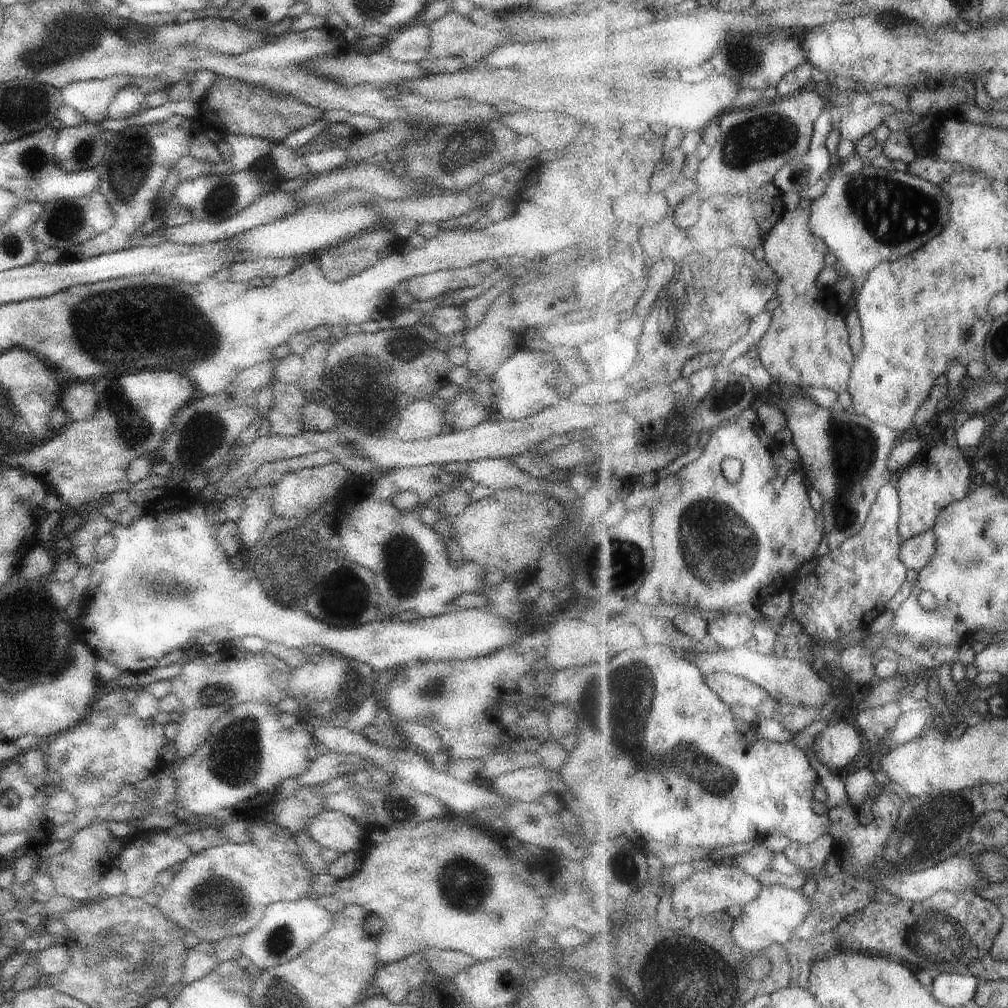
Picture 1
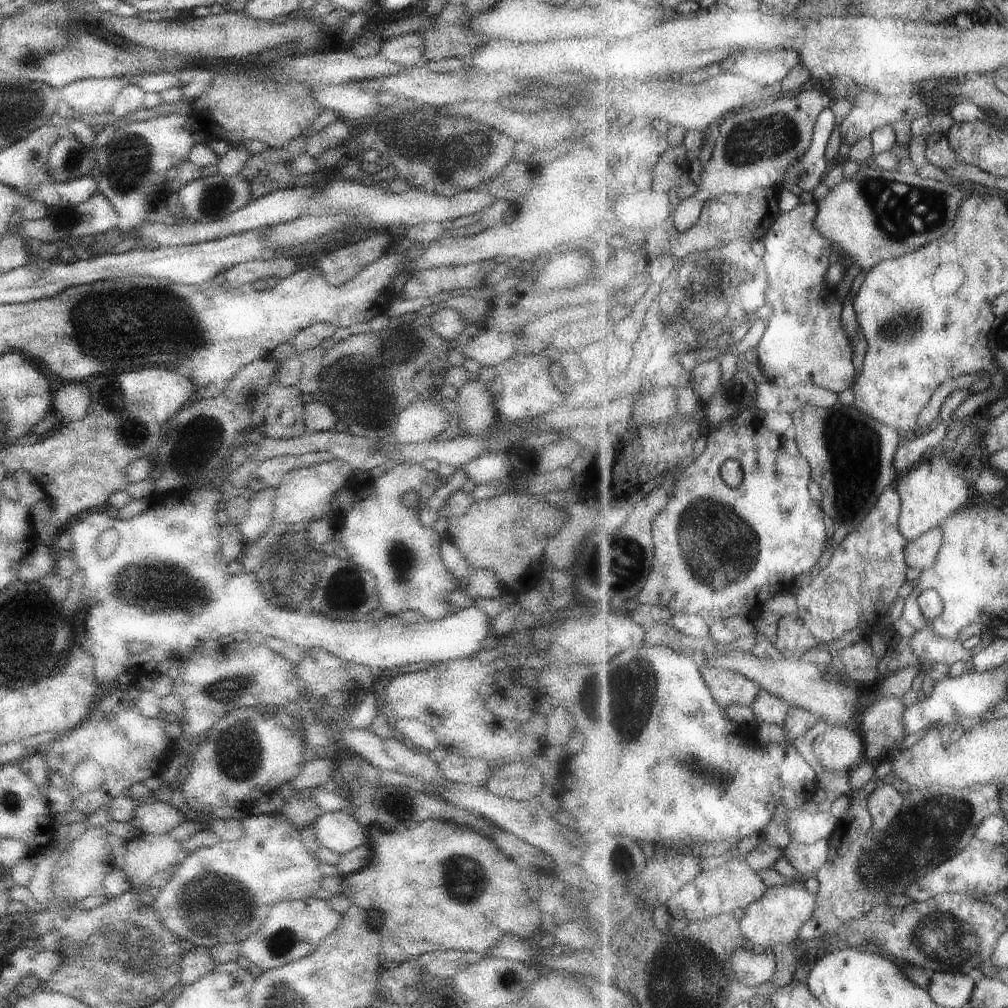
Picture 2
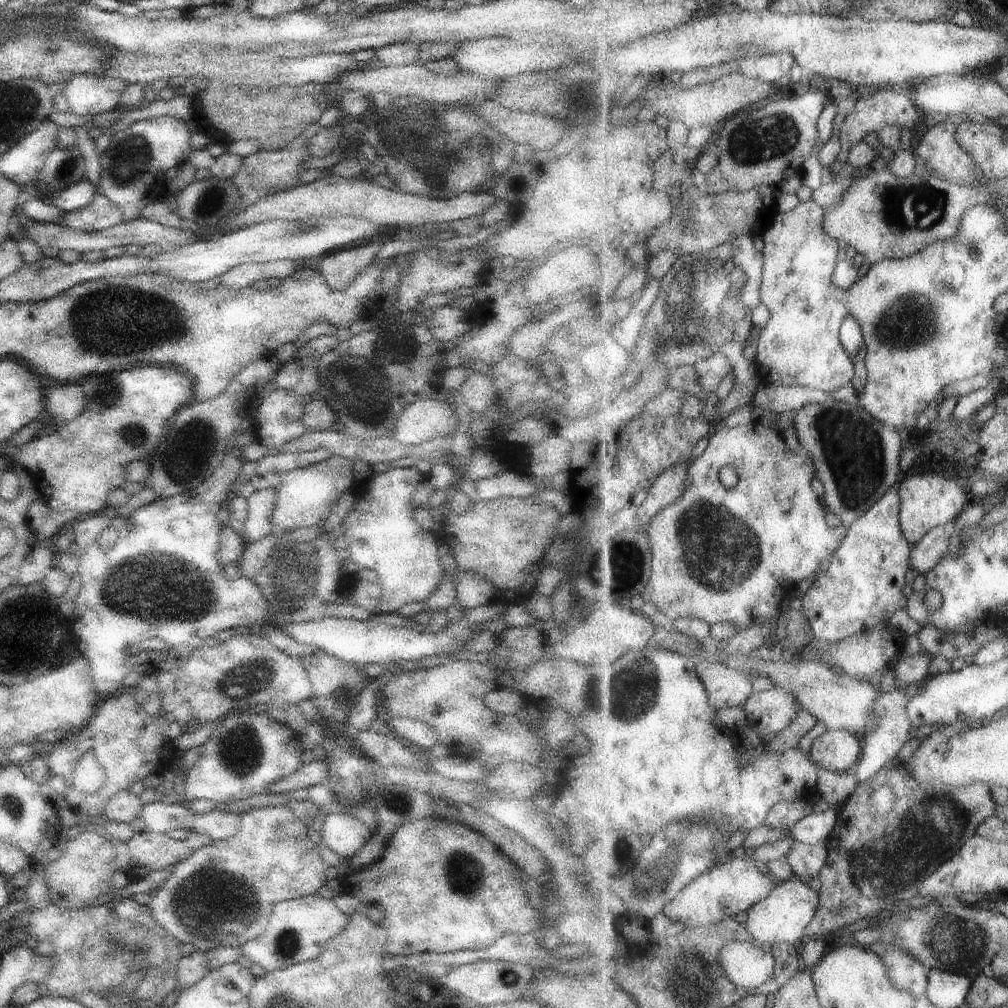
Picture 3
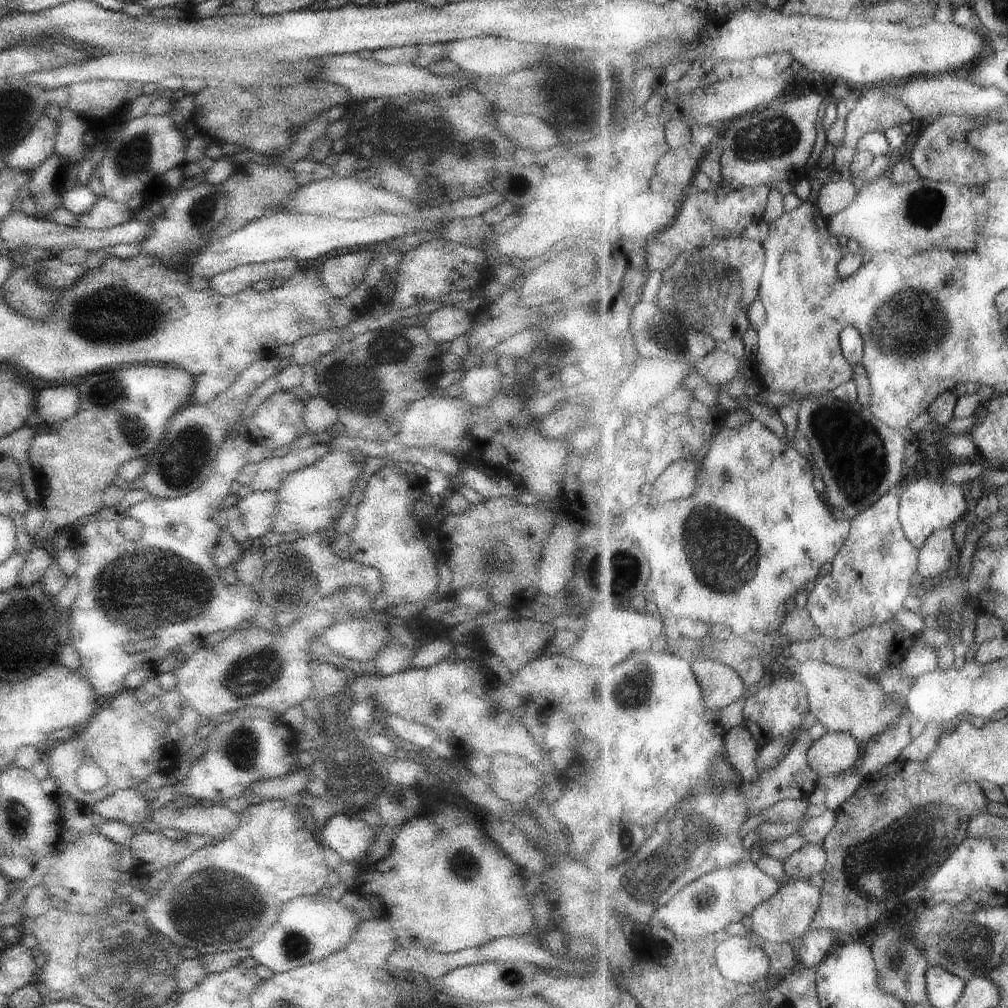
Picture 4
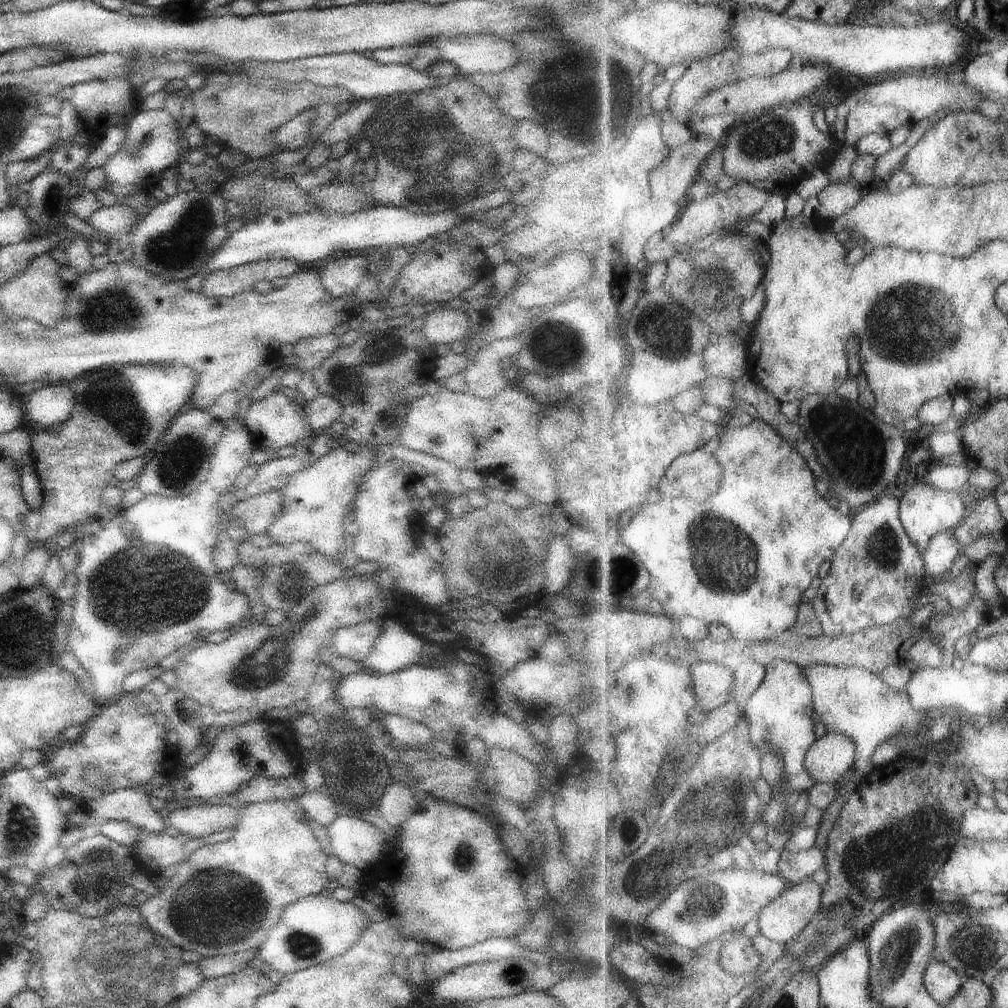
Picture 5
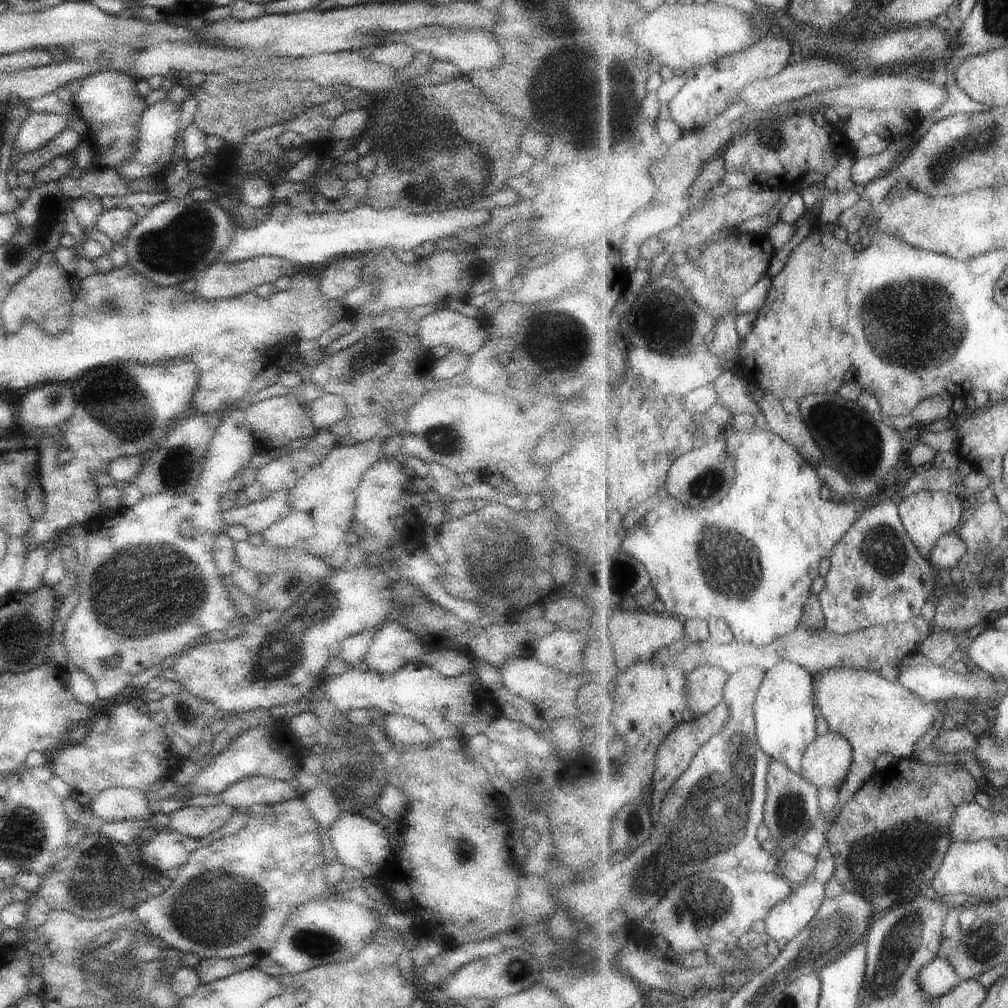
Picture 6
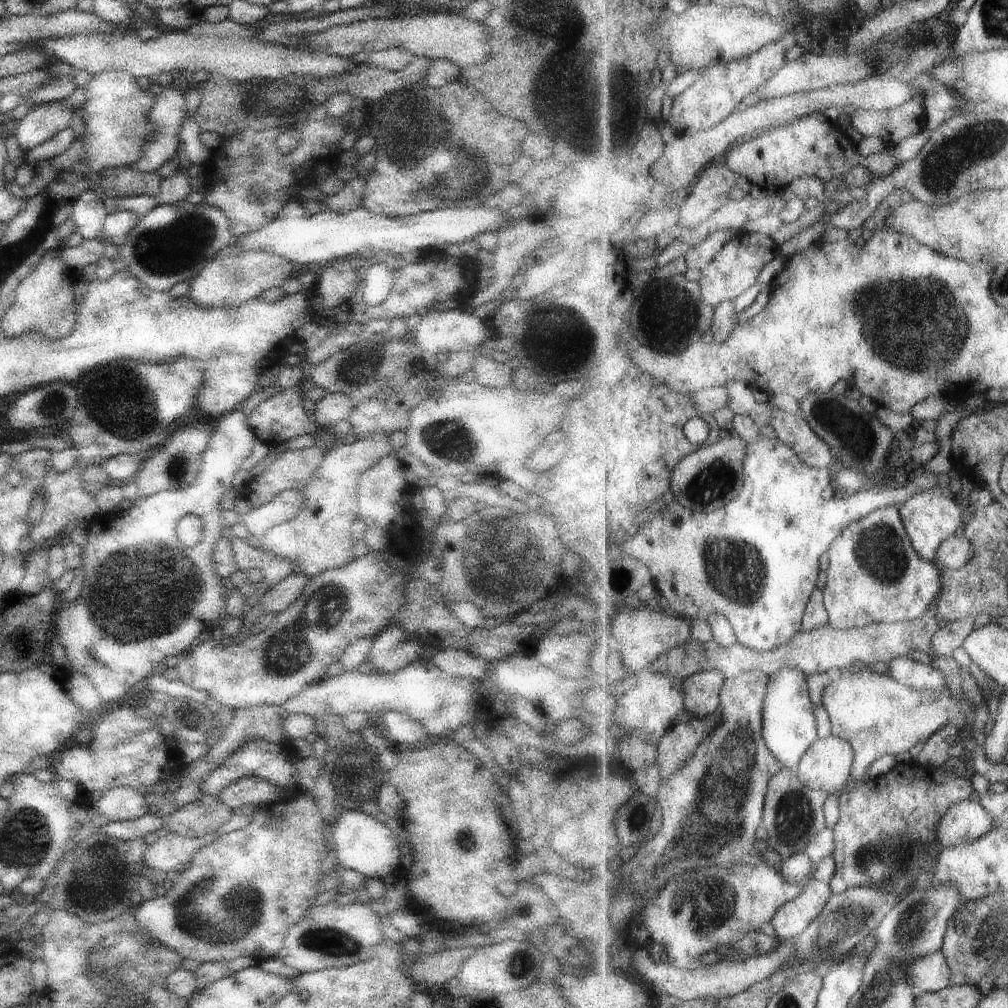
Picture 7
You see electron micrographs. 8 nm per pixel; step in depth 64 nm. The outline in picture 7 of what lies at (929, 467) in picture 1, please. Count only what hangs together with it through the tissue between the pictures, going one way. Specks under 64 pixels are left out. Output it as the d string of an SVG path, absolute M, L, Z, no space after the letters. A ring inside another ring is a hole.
M929 488L914 494L899 506L901 518L904 520L905 528L911 537L913 546L925 560L934 562L941 544L957 534L961 526L961 518L965 514L959 506L957 497L950 495L946 490Z

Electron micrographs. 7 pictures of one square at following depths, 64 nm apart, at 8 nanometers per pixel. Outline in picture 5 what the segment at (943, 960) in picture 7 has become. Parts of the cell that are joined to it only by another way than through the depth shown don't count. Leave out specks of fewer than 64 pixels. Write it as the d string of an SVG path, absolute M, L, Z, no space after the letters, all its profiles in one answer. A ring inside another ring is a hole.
M934 960L923 976L923 984L933 1000L947 1006L964 986L965 979L945 962Z

